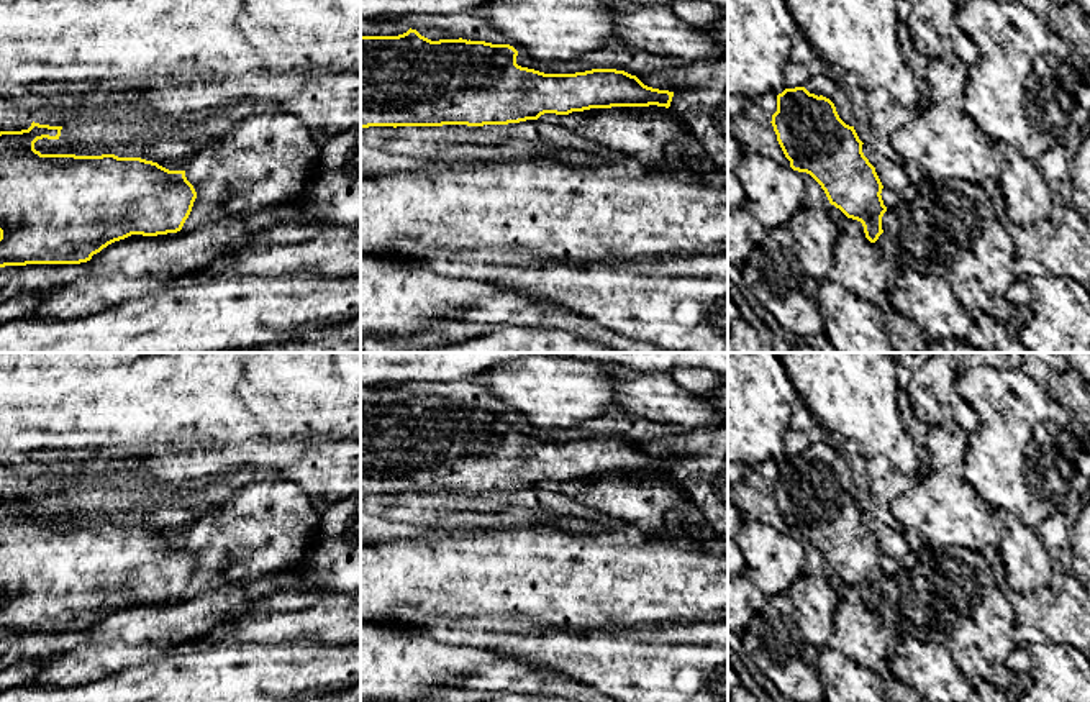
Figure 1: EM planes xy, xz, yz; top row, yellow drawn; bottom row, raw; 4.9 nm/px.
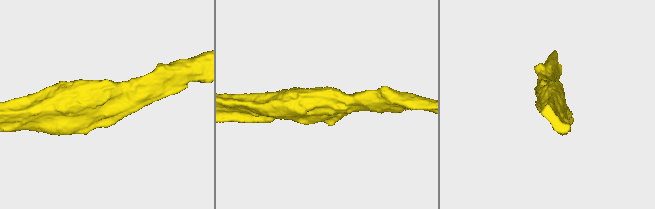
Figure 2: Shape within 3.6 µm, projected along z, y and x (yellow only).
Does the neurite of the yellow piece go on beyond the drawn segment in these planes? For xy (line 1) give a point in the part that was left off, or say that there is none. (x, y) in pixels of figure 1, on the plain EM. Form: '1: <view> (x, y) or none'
1: none

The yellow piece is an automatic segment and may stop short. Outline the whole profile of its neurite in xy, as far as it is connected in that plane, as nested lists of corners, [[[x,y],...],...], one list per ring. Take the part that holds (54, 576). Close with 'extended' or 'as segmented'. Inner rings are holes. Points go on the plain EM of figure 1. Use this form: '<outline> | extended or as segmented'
[[[33,489],[28,497],[0,499],[0,635],[80,631],[131,602],[157,604],[182,597],[197,566],[185,538],[169,538],[141,525],[41,522],[34,517],[38,507],[59,507],[61,497]]] | as segmented

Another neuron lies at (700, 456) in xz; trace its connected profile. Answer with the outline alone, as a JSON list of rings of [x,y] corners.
[[[728,425],[636,443],[674,461],[670,479],[682,487],[713,530],[728,538]]]

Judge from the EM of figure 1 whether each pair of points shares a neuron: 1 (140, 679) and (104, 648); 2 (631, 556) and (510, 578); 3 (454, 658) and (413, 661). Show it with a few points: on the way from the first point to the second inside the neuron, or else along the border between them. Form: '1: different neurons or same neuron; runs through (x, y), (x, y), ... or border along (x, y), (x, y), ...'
1: different neurons; border along (164, 653), (92, 683)
2: same neuron; runs through (602, 578), (540, 578)
3: same neuron; runs through (445, 661), (423, 661)

